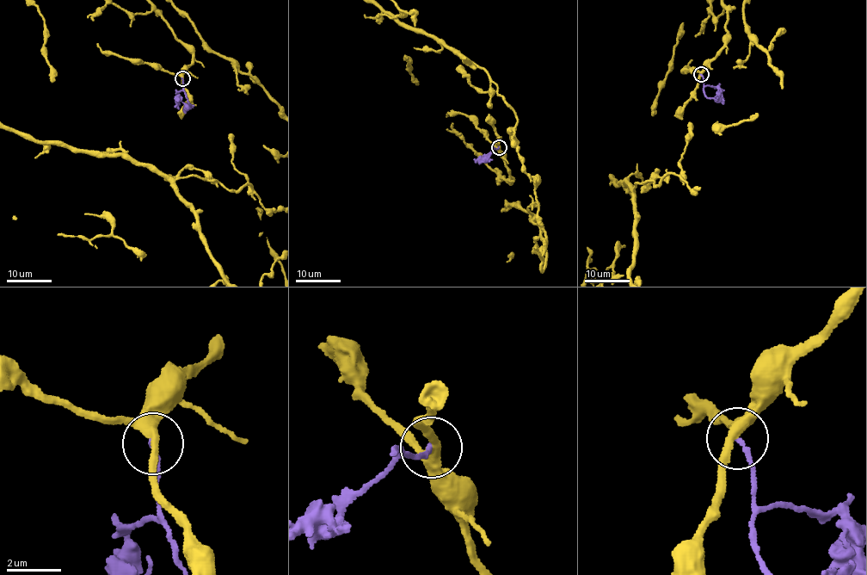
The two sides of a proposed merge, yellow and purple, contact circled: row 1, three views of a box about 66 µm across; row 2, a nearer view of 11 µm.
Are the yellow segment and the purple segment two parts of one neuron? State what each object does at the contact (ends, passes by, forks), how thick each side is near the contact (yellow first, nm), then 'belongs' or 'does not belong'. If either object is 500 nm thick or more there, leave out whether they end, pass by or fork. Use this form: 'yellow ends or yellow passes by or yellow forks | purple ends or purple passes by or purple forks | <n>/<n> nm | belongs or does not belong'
yellow forks | purple ends | 280/170 nm | does not belong

